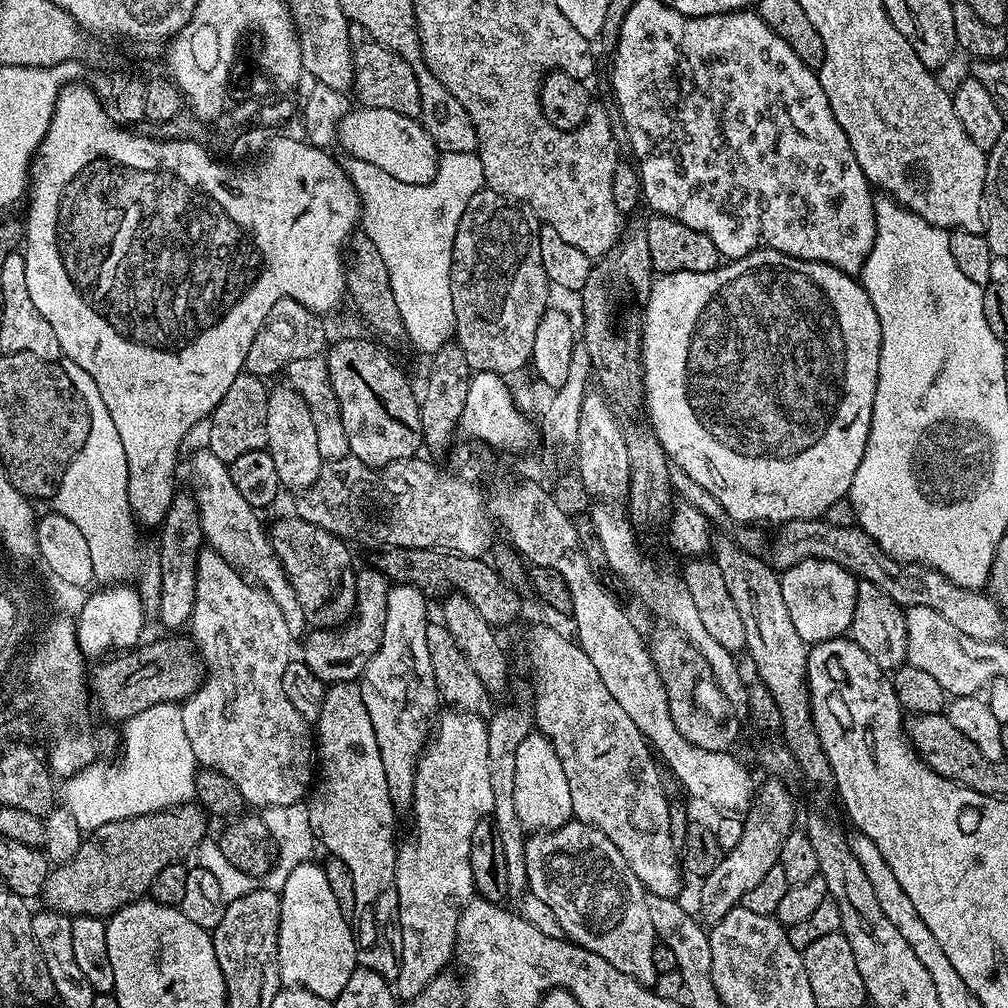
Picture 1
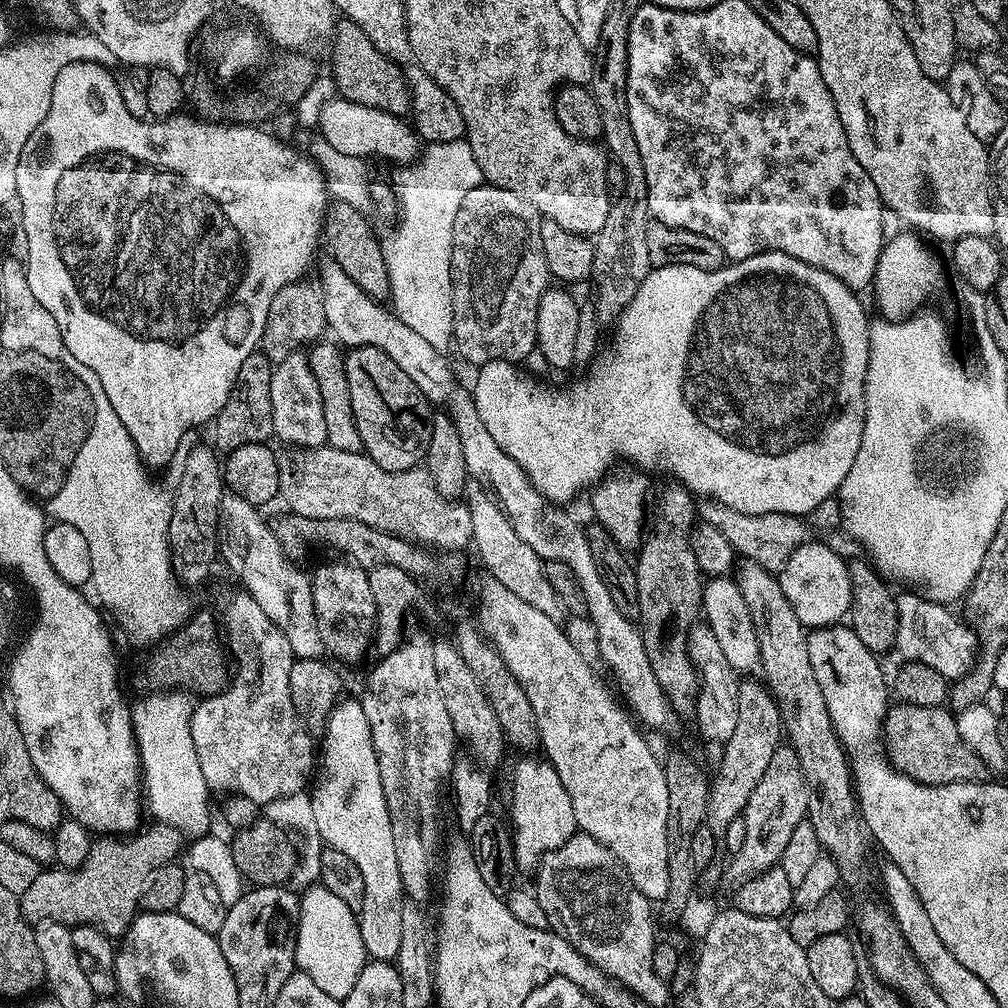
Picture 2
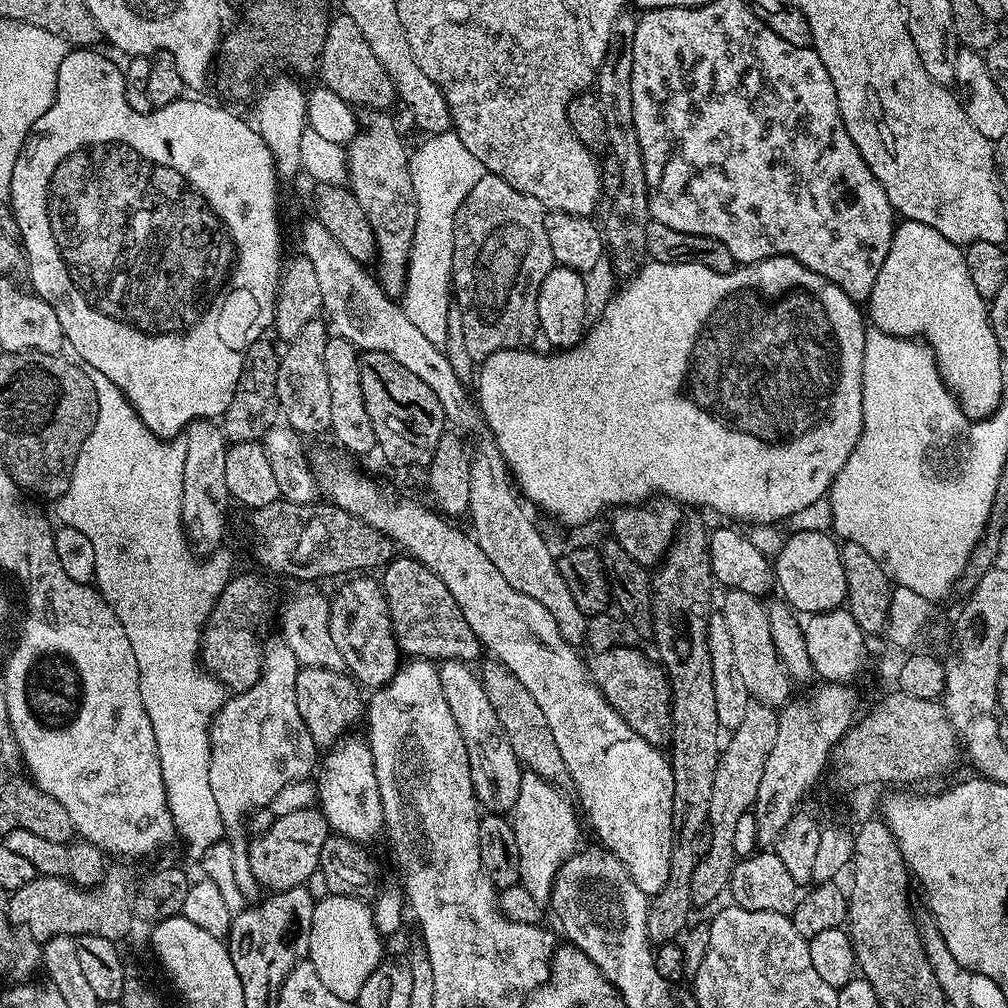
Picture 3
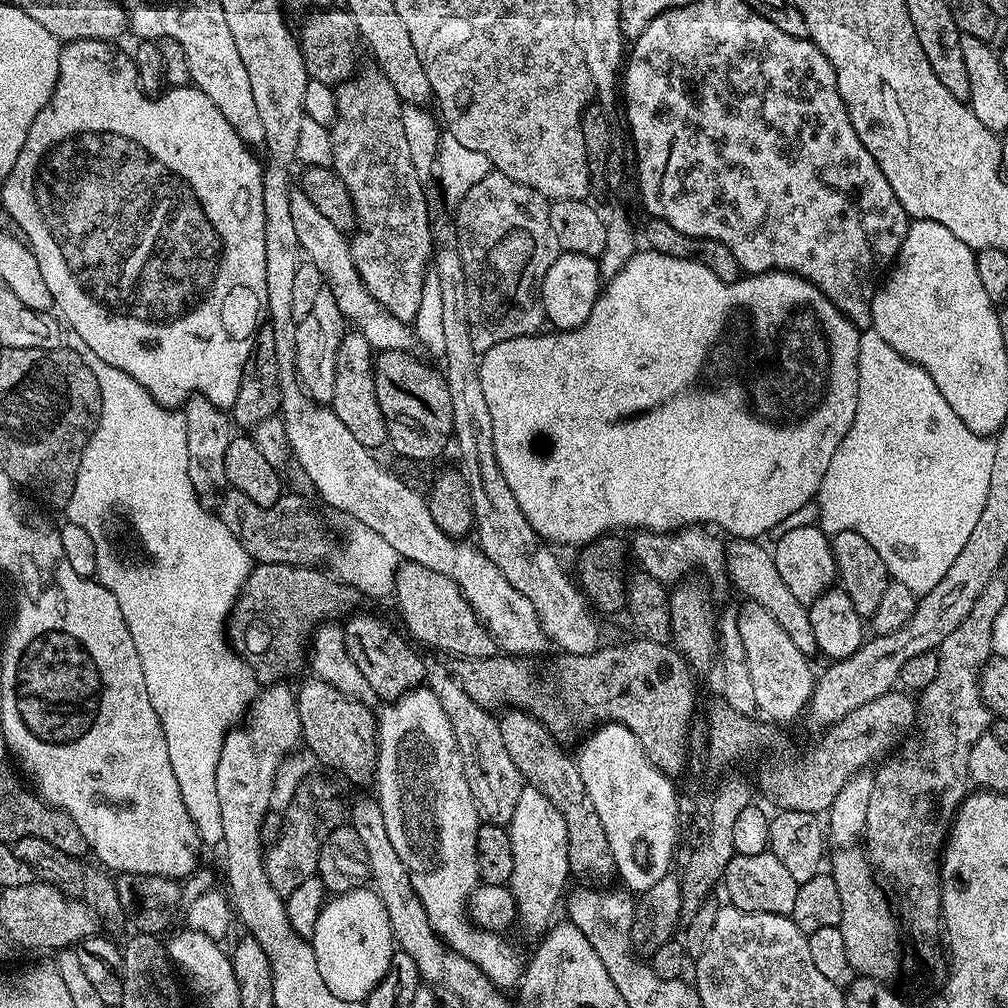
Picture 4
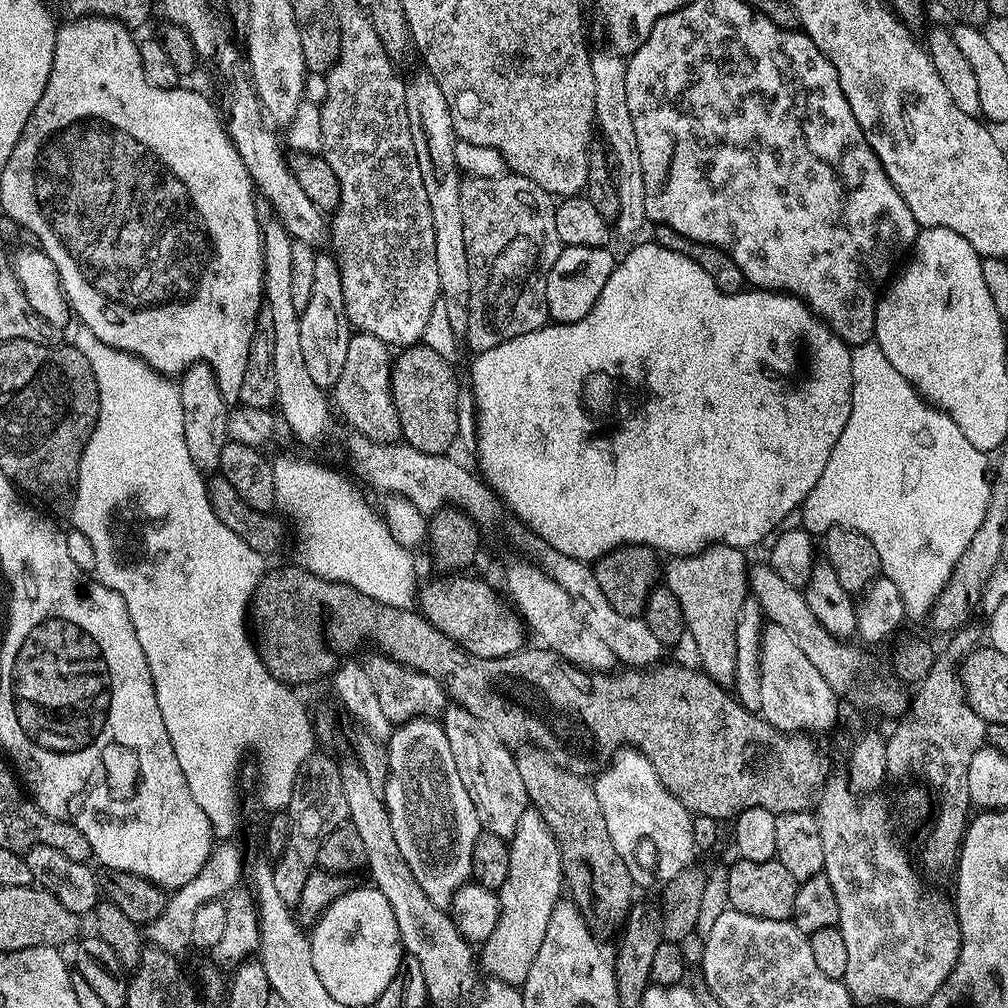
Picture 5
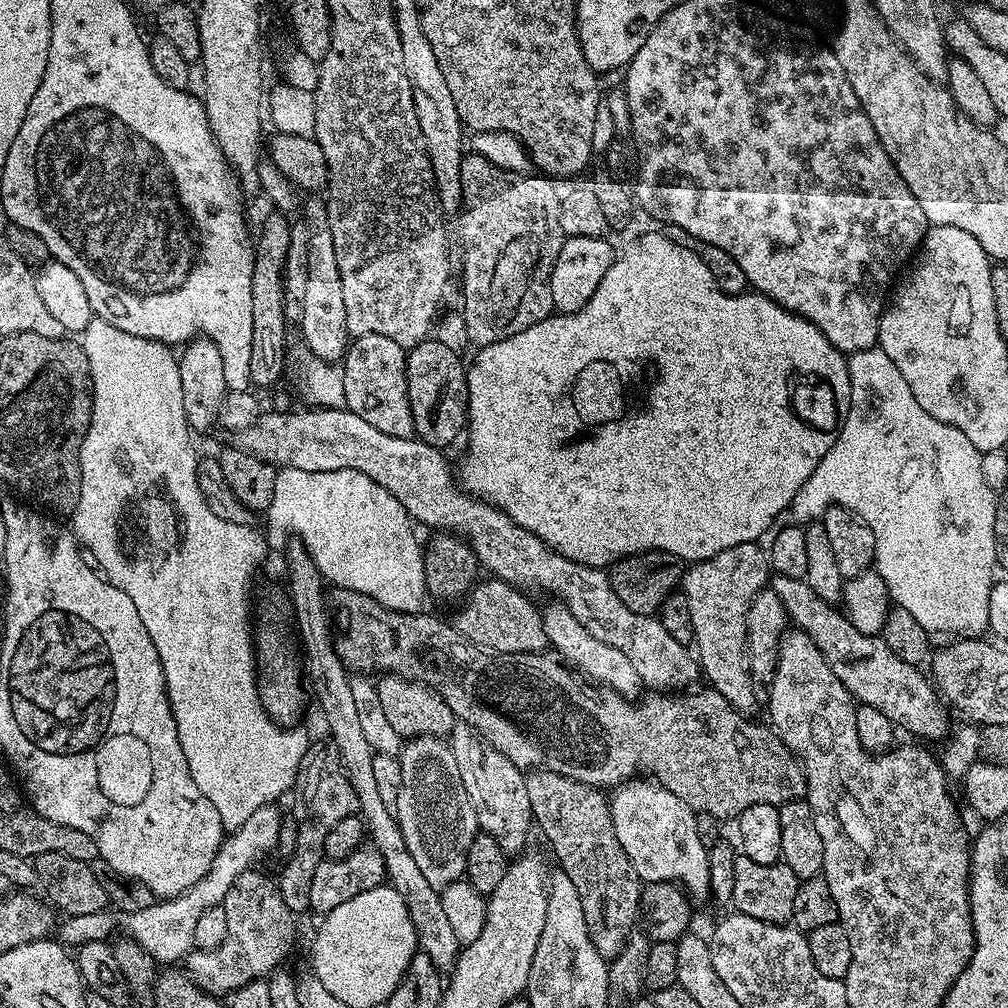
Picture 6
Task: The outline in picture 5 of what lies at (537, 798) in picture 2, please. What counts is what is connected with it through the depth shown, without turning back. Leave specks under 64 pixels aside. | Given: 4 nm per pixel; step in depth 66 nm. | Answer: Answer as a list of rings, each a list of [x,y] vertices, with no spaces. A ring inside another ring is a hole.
[[[529,806],[518,821],[518,830],[512,836],[508,845],[510,854],[510,871],[506,873],[506,882],[498,889],[500,898],[500,917],[498,926],[494,926],[494,934],[486,938],[486,942],[479,949],[478,964],[484,968],[493,980],[501,980],[503,984],[523,985],[526,974],[530,974],[530,966],[534,966],[534,958],[542,946],[542,938],[546,938],[546,926],[550,922],[550,913],[554,906],[562,899],[562,885],[564,884],[564,871],[560,857],[560,843],[546,826],[542,814]]]

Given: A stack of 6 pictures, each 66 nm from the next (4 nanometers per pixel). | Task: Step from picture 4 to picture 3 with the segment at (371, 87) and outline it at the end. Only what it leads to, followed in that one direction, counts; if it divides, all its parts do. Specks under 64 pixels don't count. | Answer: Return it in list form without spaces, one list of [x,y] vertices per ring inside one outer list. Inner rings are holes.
[[[372,110],[369,111],[369,116],[362,120],[362,127],[356,133],[352,140],[347,142],[346,151],[347,151],[347,160],[348,160],[348,179],[347,183],[350,185],[354,198],[358,198],[358,202],[362,206],[362,210],[366,210],[366,218],[370,218],[370,230],[374,232],[374,242],[376,243],[376,260],[378,263],[375,265],[377,268],[374,268],[374,275],[377,281],[384,287],[384,292],[387,296],[393,298],[400,298],[404,295],[404,286],[407,282],[407,273],[408,273],[408,259],[411,258],[411,248],[412,248],[412,239],[415,238],[415,224],[416,224],[416,200],[414,190],[411,186],[411,170],[409,168],[410,156],[408,156],[408,148],[404,145],[404,140],[400,137],[400,132],[396,129],[396,124],[394,121],[388,117],[389,113],[384,110]]]

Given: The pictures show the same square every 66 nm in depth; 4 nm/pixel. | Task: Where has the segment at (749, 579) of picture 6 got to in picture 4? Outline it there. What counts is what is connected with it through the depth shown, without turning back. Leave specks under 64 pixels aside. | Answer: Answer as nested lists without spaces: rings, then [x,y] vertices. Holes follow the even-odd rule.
[[[689,526],[683,530],[673,531],[671,534],[666,532],[645,532],[637,531],[633,540],[630,540],[630,552],[636,560],[639,567],[649,576],[654,578],[665,586],[675,585],[677,582],[685,579],[689,575],[691,568],[701,568],[708,576],[723,577],[726,572],[726,548],[723,543],[719,544],[714,537],[711,536],[711,531],[705,530],[700,526]]]

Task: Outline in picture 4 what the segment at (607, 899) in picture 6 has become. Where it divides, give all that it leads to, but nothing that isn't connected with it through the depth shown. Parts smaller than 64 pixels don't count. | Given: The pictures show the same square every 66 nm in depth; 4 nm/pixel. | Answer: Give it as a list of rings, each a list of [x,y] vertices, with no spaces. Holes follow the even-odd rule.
[[[508,708],[499,713],[498,719],[502,742],[506,742],[506,754],[514,758],[514,766],[518,766],[525,781],[546,794],[566,822],[569,873],[576,875],[577,872],[580,876],[613,875],[616,863],[606,842],[606,832],[598,822],[598,814],[594,814],[594,806],[590,806],[590,798],[586,794],[586,786],[582,786],[582,776],[578,774],[575,759],[560,749],[556,741],[559,739],[530,713],[522,712],[519,708]]]

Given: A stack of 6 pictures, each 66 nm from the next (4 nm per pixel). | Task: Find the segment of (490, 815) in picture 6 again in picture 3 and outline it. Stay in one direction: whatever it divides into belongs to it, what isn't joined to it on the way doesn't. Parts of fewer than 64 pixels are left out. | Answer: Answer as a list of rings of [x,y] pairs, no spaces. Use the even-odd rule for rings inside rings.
[[[463,660],[439,661],[442,694],[446,698],[446,706],[450,706],[450,714],[454,714],[454,722],[458,722],[462,746],[466,746],[477,805],[488,814],[508,814],[518,798],[522,765],[514,750],[510,750],[510,742],[506,742],[502,726],[498,726],[498,714],[494,714],[494,706],[490,706],[490,698],[486,698],[479,675],[468,668],[471,667]]]

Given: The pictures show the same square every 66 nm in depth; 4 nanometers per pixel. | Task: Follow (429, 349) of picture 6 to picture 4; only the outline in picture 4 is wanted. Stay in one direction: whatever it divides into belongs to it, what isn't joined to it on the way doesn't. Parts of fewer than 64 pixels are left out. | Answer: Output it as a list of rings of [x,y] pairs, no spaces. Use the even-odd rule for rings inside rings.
[[[411,351],[406,352],[380,352],[379,355],[375,357],[374,363],[372,365],[372,377],[374,378],[374,394],[378,398],[378,406],[382,410],[382,418],[386,422],[388,427],[388,439],[387,443],[392,444],[392,448],[400,456],[405,456],[408,460],[432,460],[435,456],[440,456],[444,452],[444,447],[449,447],[450,441],[453,439],[452,435],[452,407],[450,406],[450,390],[448,389],[448,384],[445,382],[443,375],[439,371],[436,372],[428,364],[423,364],[418,357],[412,356]]]

